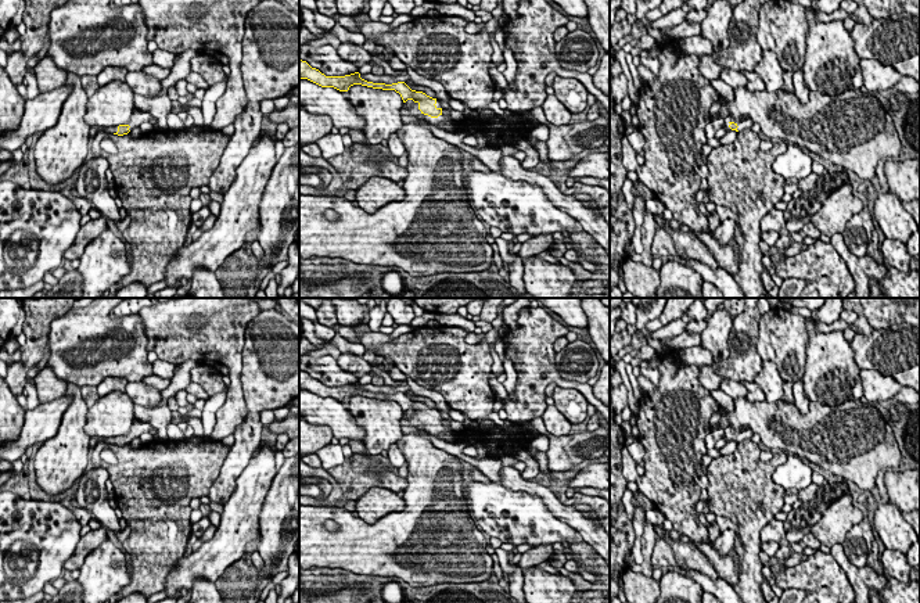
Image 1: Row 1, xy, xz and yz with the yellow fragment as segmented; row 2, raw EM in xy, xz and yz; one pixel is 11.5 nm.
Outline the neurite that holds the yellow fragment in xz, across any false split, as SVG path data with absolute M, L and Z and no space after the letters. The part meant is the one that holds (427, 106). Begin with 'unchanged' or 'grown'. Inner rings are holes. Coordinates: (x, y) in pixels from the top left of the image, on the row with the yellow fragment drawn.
grown | M299 58L299 79L308 79L321 87L334 87L339 91L348 91L351 86L353 85L362 85L373 89L382 89L382 90L395 90L400 94L403 103L407 100L413 100L418 104L418 110L421 114L428 115L428 123L443 128L445 125L449 125L453 132L463 132L463 128L459 126L457 121L453 121L450 116L445 116L442 114L442 108L438 108L436 98L432 98L427 96L423 91L412 90L405 82L398 82L392 85L385 83L373 83L367 82L360 78L359 72L345 75L345 76L326 76L319 69L312 68L306 61L302 61Z

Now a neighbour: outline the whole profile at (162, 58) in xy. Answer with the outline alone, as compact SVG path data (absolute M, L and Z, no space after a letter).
M157 49L152 53L152 62L161 68L172 69L175 65L175 54Z

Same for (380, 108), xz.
M353 85L348 90L356 112L364 119L364 136L369 144L381 144L402 128L403 100L395 90Z

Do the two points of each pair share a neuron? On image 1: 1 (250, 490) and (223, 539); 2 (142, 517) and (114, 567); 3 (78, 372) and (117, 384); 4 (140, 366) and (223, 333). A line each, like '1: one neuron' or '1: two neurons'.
1: one neuron
2: two neurons
3: two neurons
4: two neurons

